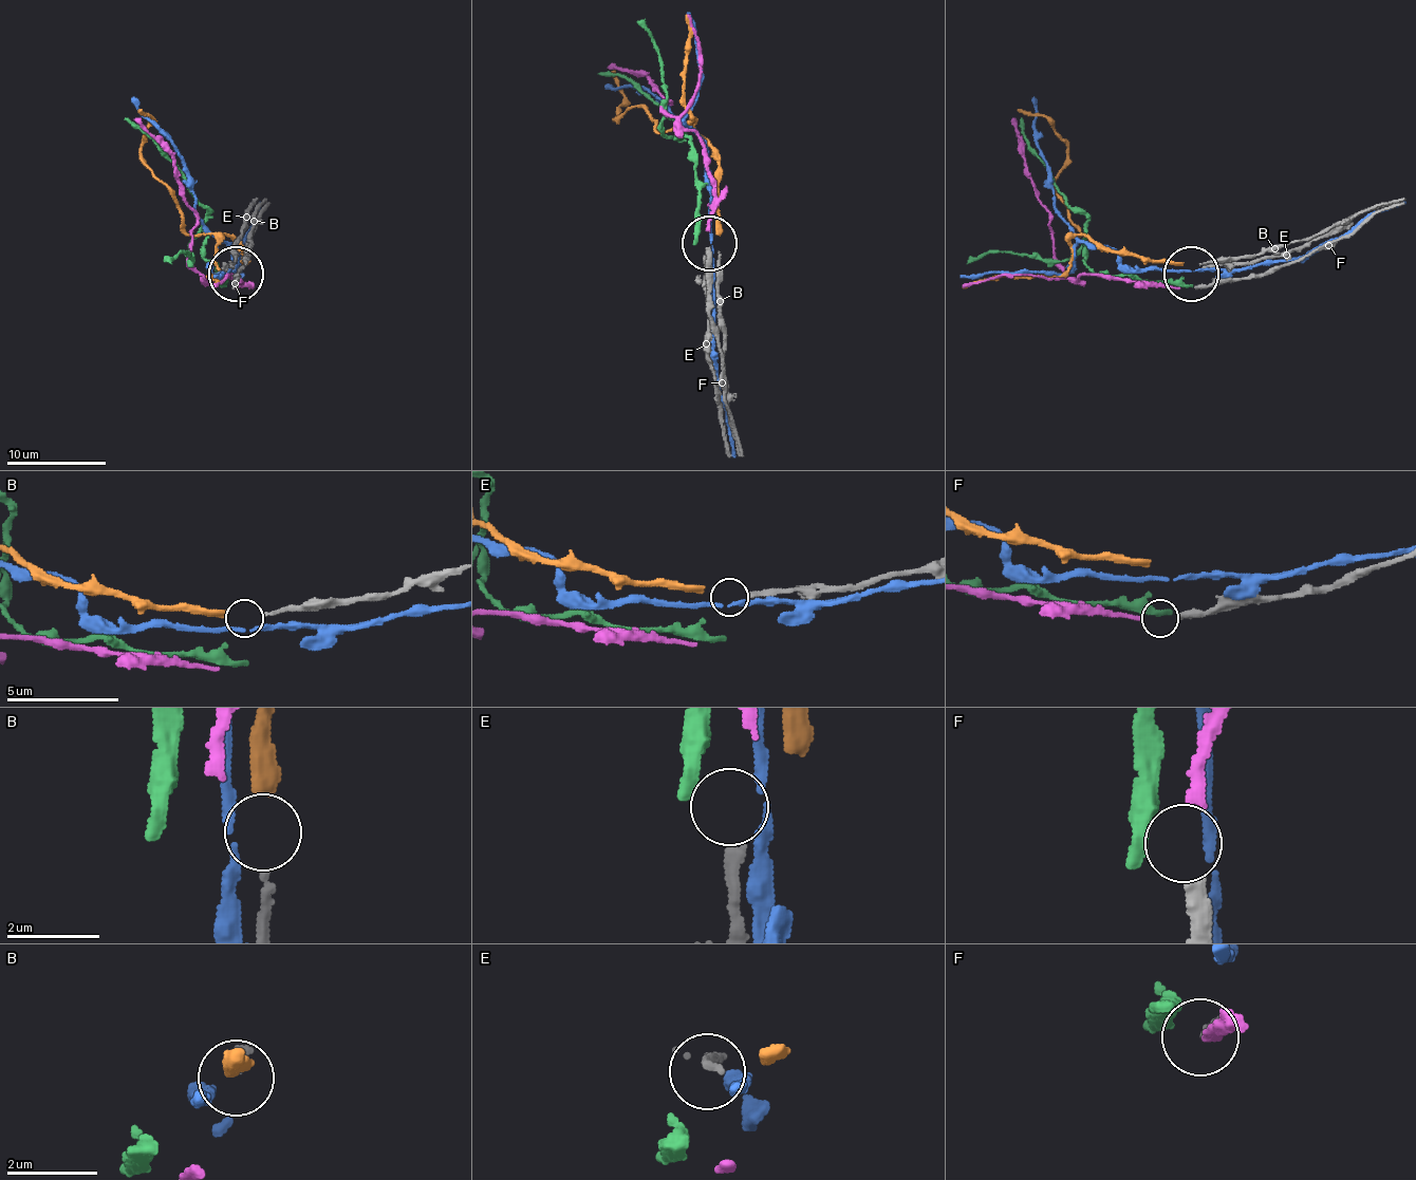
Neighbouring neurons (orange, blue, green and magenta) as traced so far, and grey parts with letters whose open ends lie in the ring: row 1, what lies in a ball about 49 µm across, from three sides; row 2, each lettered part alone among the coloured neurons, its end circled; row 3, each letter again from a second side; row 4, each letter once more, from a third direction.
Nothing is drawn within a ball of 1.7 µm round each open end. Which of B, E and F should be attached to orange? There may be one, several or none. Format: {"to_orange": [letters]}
{"to_orange": ["B"]}

